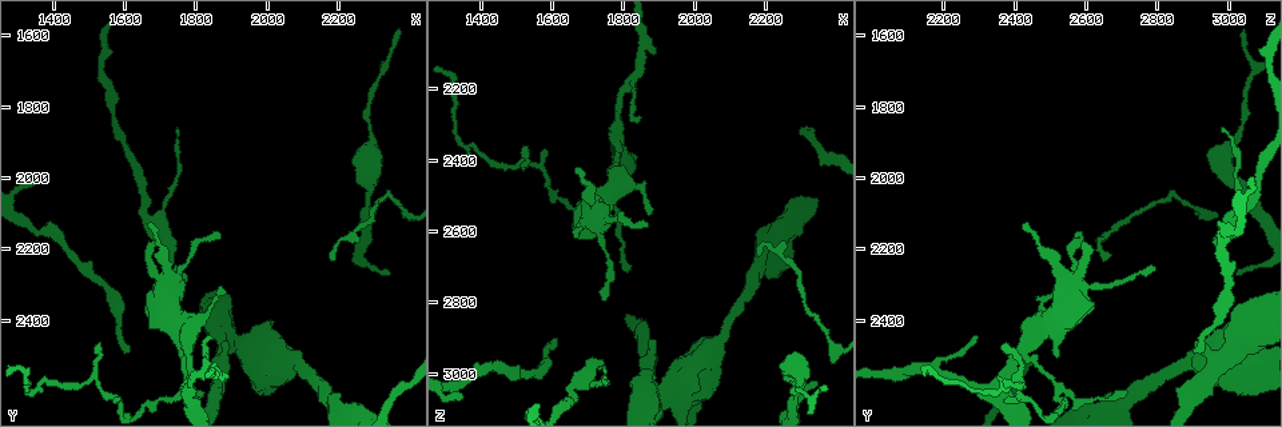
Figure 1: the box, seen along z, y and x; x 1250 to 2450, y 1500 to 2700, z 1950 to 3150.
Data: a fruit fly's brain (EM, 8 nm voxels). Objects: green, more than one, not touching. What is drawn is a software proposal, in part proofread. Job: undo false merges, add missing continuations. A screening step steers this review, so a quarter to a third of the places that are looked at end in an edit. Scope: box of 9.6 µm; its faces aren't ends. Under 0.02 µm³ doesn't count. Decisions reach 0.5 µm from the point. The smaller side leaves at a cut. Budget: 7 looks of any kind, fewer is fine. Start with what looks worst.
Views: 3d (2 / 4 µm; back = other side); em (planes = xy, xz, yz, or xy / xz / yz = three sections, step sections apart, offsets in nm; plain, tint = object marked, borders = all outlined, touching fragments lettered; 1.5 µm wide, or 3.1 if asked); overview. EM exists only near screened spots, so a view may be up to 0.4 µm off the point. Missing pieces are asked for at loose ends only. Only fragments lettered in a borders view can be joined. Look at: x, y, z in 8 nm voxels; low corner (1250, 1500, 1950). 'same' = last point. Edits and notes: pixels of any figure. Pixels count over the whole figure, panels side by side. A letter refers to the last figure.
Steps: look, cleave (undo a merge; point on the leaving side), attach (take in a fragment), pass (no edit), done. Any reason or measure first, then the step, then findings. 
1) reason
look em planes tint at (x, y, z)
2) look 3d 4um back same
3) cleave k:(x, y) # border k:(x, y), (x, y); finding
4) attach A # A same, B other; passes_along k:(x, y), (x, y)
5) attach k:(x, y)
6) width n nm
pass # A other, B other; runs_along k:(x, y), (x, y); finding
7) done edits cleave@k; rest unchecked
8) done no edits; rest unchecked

long arm stops here
look em planes borders at (2370, 1590, 3050)

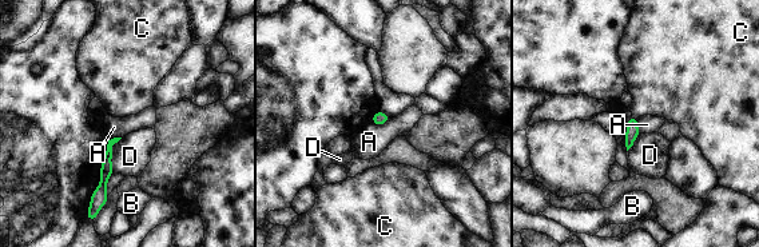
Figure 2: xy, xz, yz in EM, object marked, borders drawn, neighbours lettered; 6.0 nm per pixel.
pass # A other, B other, C other, D other; runs_along 2:(108, 152), (99, 200); no lettered fragment goes on from it

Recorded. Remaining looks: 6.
thin end
look 3d 4um at (1740, 1860, 2980)

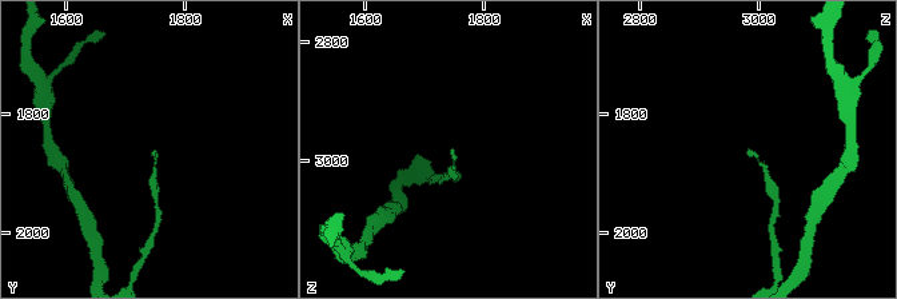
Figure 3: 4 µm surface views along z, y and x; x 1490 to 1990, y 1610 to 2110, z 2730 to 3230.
look em xz step 8 tint at (1745, 1865, 2980)

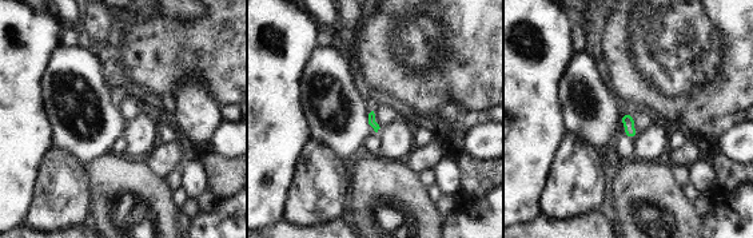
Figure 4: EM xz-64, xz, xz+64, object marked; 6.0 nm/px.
another direction
look em planes borders same

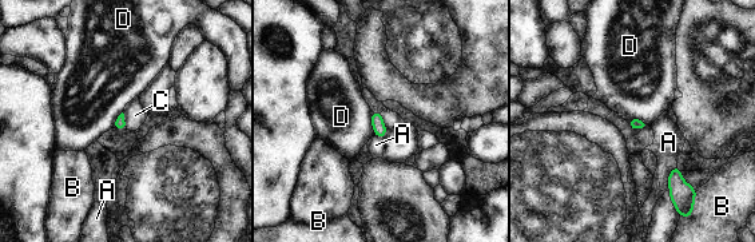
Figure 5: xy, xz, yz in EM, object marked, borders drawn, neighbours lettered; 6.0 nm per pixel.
pass # A other, B other, C other, D other; border 5:(372, 112), (370, 122), (374, 135); none of them fits

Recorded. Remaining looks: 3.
an open end
look 3d 4um at (1870, 2420, 3000)

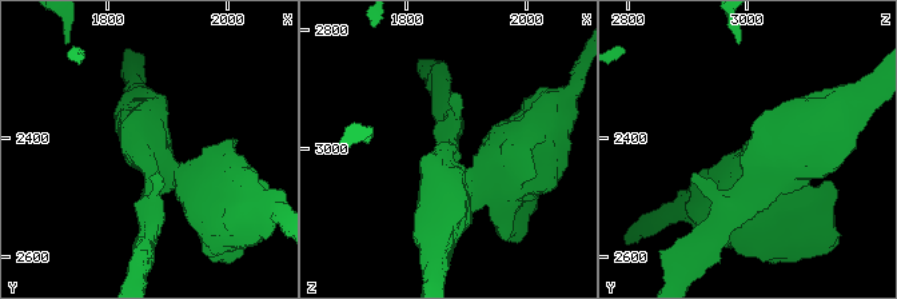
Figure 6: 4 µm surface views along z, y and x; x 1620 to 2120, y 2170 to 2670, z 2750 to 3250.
shape alone is not enough
look em yz step 4 borders at (1865, 2415, 2995)

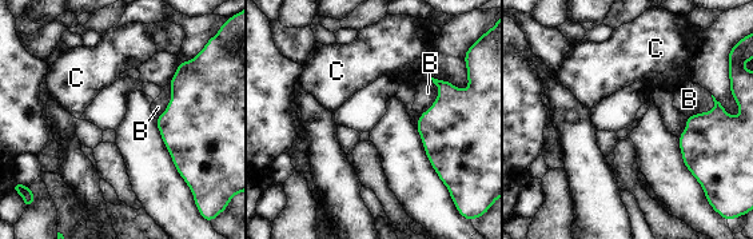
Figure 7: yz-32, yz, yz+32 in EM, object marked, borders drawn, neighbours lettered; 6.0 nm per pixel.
pass # B other, C other; border 7:(431, 79), (438, 98), (421, 114); no lettered fragment goes on from it

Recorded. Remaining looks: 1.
done no edits; rest unchecked

